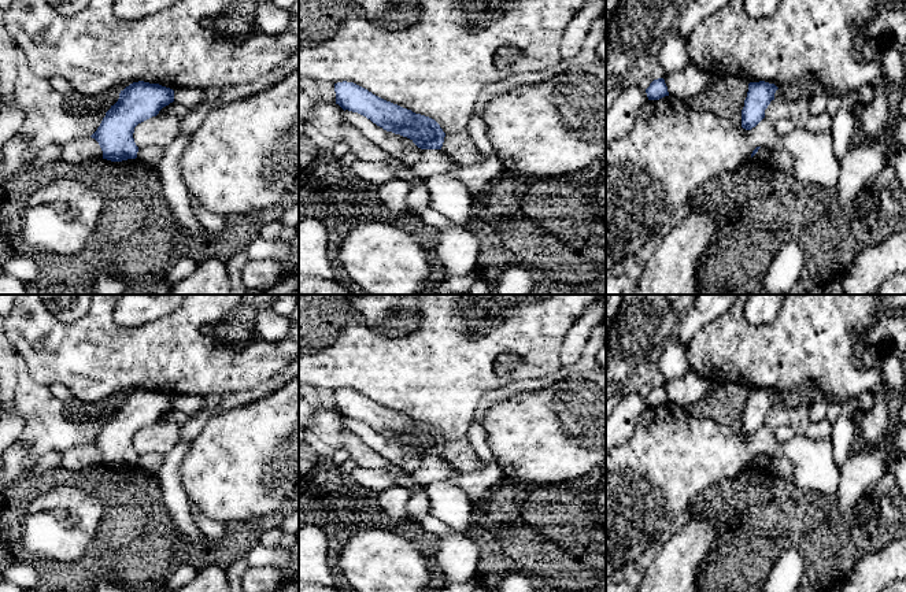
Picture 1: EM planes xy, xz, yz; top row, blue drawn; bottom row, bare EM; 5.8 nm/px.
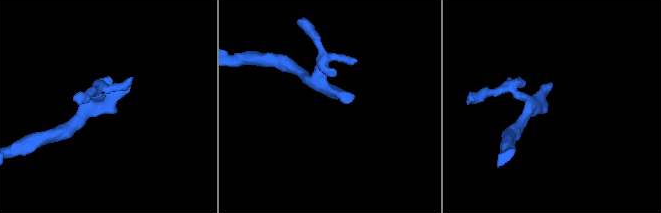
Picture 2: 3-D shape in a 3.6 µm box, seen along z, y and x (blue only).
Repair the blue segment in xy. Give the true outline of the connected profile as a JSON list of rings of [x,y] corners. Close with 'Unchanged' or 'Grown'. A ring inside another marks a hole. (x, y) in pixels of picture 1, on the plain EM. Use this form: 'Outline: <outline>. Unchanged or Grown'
Outline: [[[133,389],[119,400],[118,408],[106,419],[100,433],[90,443],[101,458],[103,466],[122,469],[136,466],[134,434],[159,421],[174,408],[174,397],[159,391]]]. Unchanged

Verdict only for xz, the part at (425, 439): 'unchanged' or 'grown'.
unchanged

